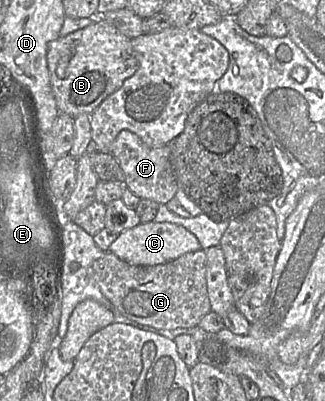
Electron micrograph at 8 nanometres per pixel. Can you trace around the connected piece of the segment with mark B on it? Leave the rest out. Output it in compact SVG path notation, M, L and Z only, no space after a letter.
M98 19L85 28L48 43L46 58L57 107L60 113L72 117L81 113L91 114L139 67L131 39L110 23Z

